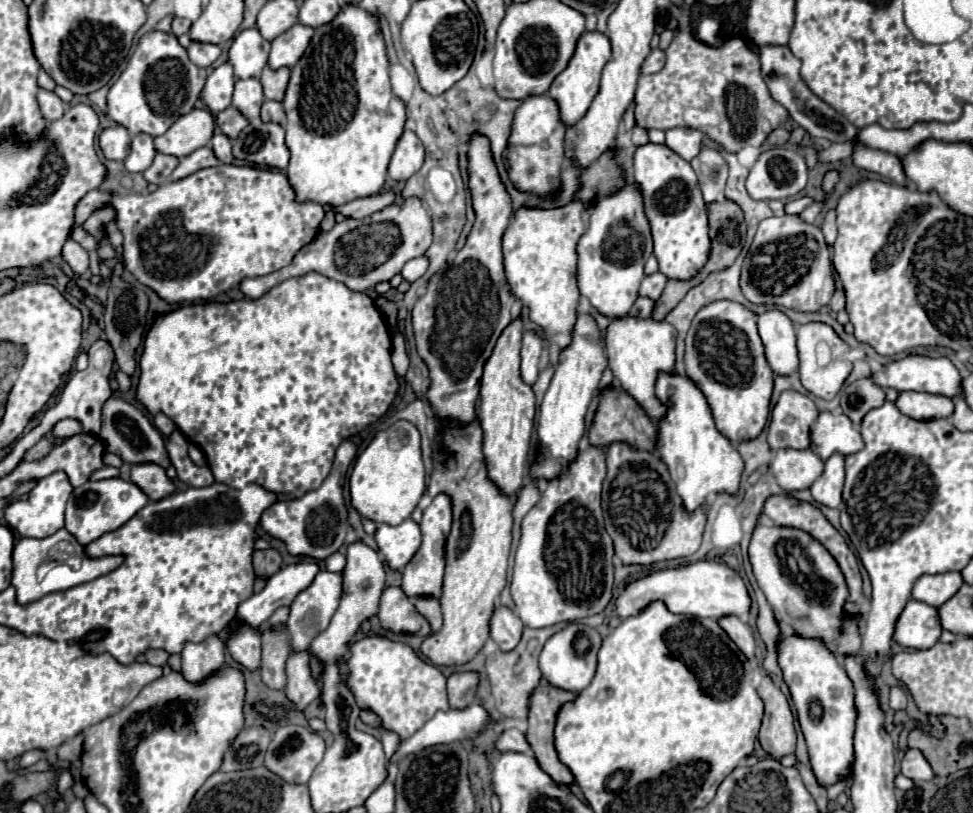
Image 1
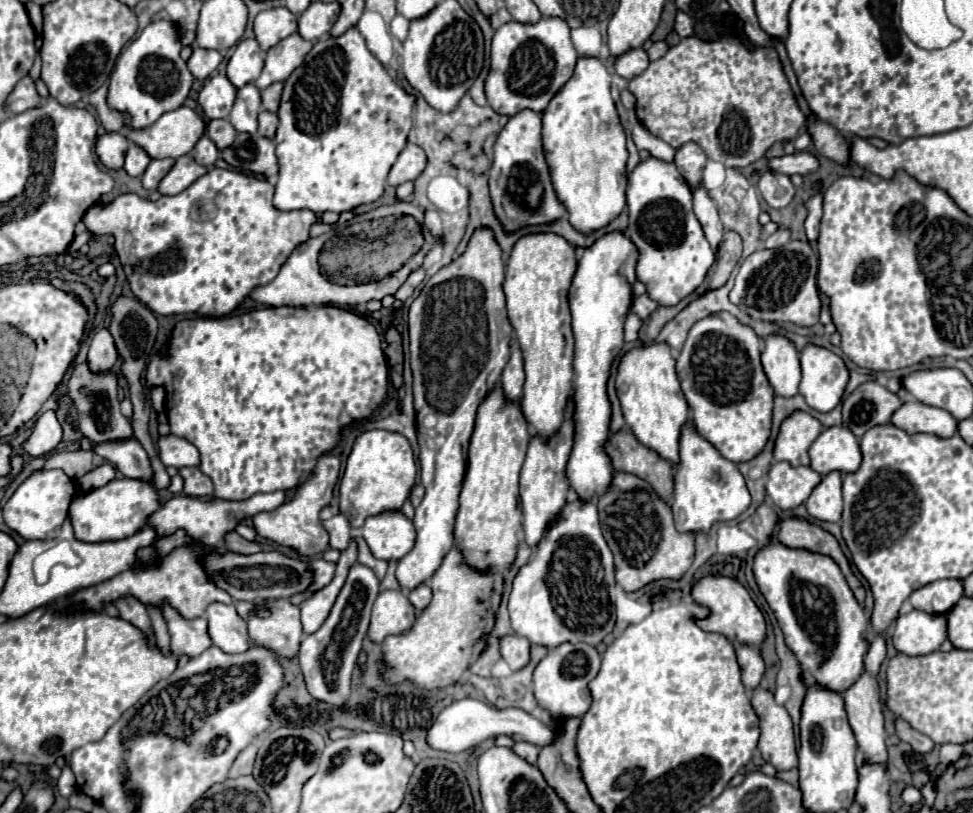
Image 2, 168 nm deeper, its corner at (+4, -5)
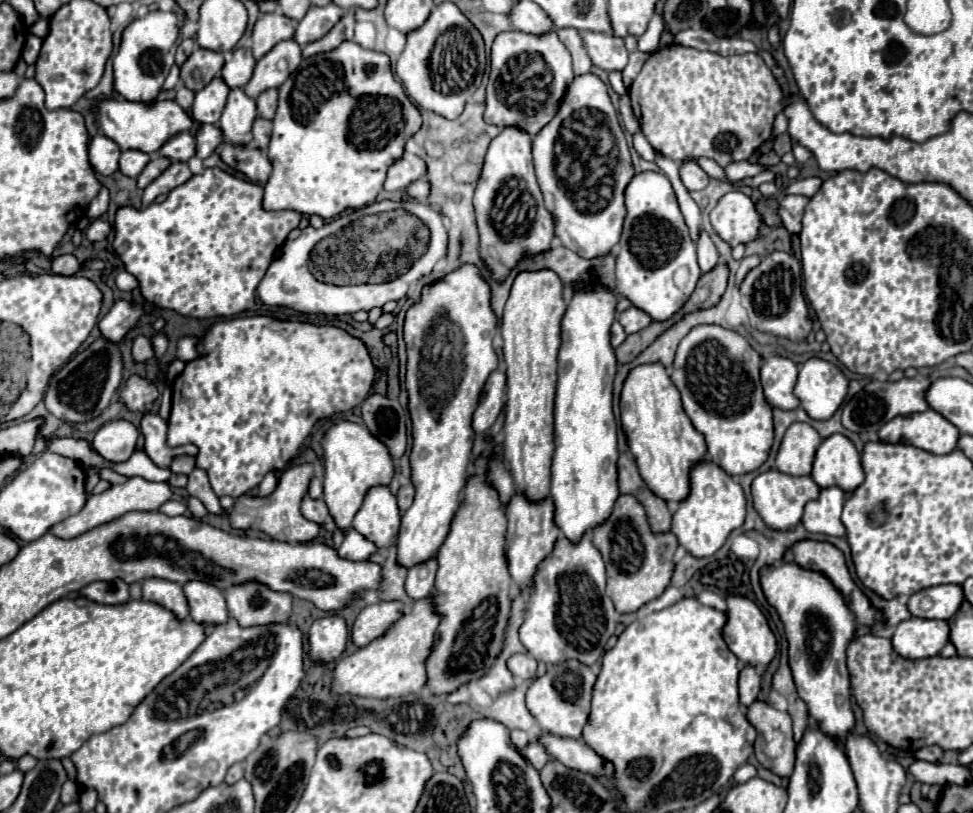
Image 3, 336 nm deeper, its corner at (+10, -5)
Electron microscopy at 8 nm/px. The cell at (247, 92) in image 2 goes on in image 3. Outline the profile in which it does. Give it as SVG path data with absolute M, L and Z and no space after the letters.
M233 89L227 97L227 105L219 121L223 139L231 145L249 145L253 139L251 127L255 117L257 117L255 99L247 97L243 89Z

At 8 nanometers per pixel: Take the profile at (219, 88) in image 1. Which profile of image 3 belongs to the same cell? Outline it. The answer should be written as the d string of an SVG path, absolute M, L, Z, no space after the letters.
M215 77L207 87L203 87L201 91L195 93L195 101L191 107L193 119L199 123L215 125L223 113L227 95L229 95L229 87L225 85L225 81L221 77Z

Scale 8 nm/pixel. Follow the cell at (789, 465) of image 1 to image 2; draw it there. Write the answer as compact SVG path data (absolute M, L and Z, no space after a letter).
M777 461L769 469L767 477L767 495L773 505L779 509L793 509L801 505L815 485L821 481L821 475L815 473L809 465L787 465L787 461Z

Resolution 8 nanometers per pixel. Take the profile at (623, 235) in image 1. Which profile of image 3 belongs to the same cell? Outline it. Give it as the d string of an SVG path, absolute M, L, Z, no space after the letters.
M593 287L585 291L575 289L573 299L563 315L561 333L563 343L559 349L559 379L555 397L555 455L551 465L551 501L555 505L555 525L561 529L565 539L571 543L581 541L581 537L593 531L609 513L619 497L617 487L617 425L611 409L613 401L613 379L617 371L617 361L613 347L609 343L609 327L615 319L615 295L605 287Z

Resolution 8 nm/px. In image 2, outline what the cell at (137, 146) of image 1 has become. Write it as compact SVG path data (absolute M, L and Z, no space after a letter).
M129 143L129 151L125 155L125 171L131 177L141 177L147 169L147 165L151 163L151 157L145 153L145 149L141 149L135 143Z

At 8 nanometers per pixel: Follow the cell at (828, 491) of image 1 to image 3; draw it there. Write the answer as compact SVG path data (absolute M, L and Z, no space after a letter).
M839 487L823 489L815 501L809 501L805 505L803 527L809 533L845 537L845 525L841 523L843 505L845 505L845 493Z

